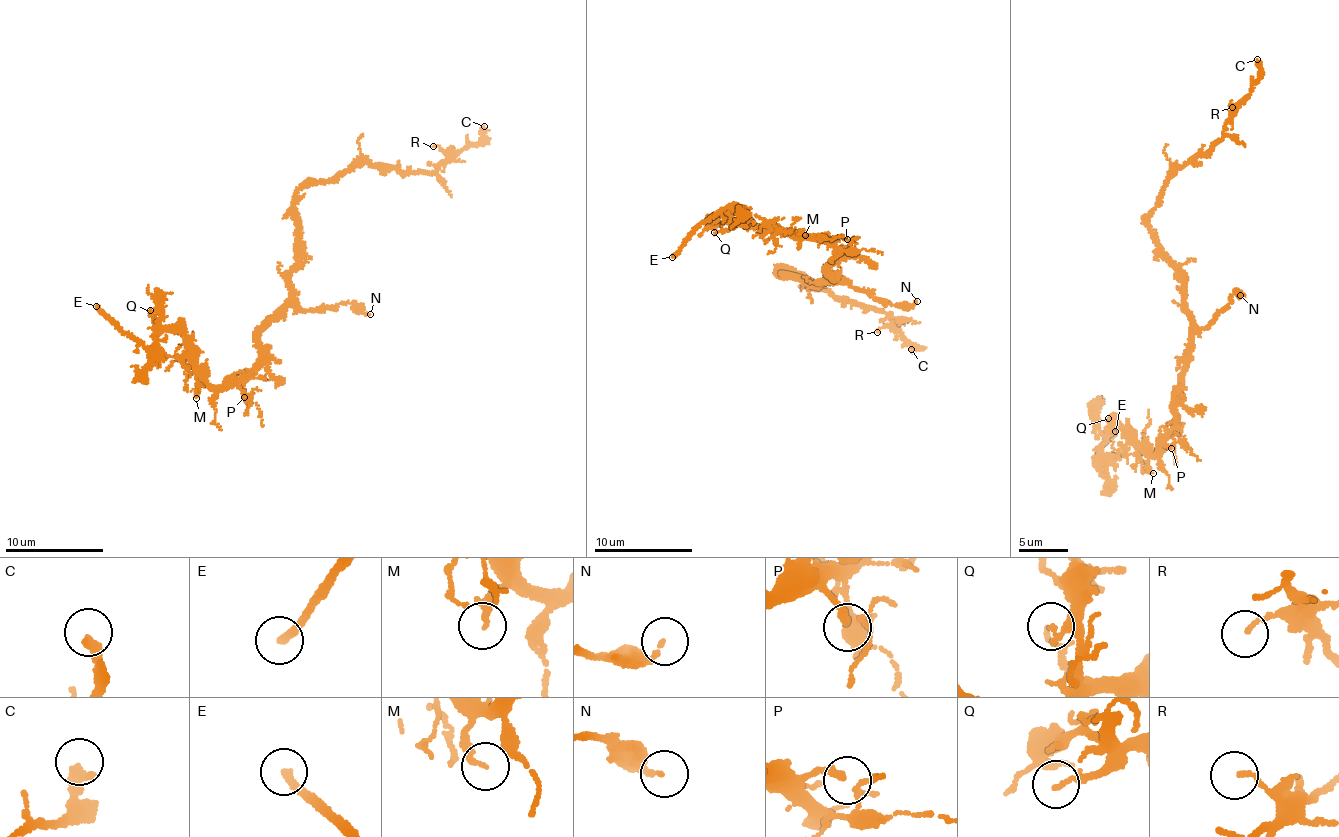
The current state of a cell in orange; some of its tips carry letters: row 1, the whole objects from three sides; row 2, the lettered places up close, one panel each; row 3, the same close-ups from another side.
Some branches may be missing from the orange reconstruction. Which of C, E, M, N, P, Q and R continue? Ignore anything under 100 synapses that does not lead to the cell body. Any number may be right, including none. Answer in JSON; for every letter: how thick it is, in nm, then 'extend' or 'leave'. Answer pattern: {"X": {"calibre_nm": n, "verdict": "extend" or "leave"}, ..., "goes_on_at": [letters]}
{"C": {"calibre_nm": 340, "verdict": "leave"}, "E": {"calibre_nm": 240, "verdict": "extend"}, "M": {"calibre_nm": 180, "verdict": "leave"}, "N": {"calibre_nm": 200, "verdict": "leave"}, "P": {"calibre_nm": 240, "verdict": "leave"}, "Q": {"calibre_nm": 130, "verdict": "leave"}, "R": {"calibre_nm": 130, "verdict": "leave"}, "goes_on_at": ["E"]}

